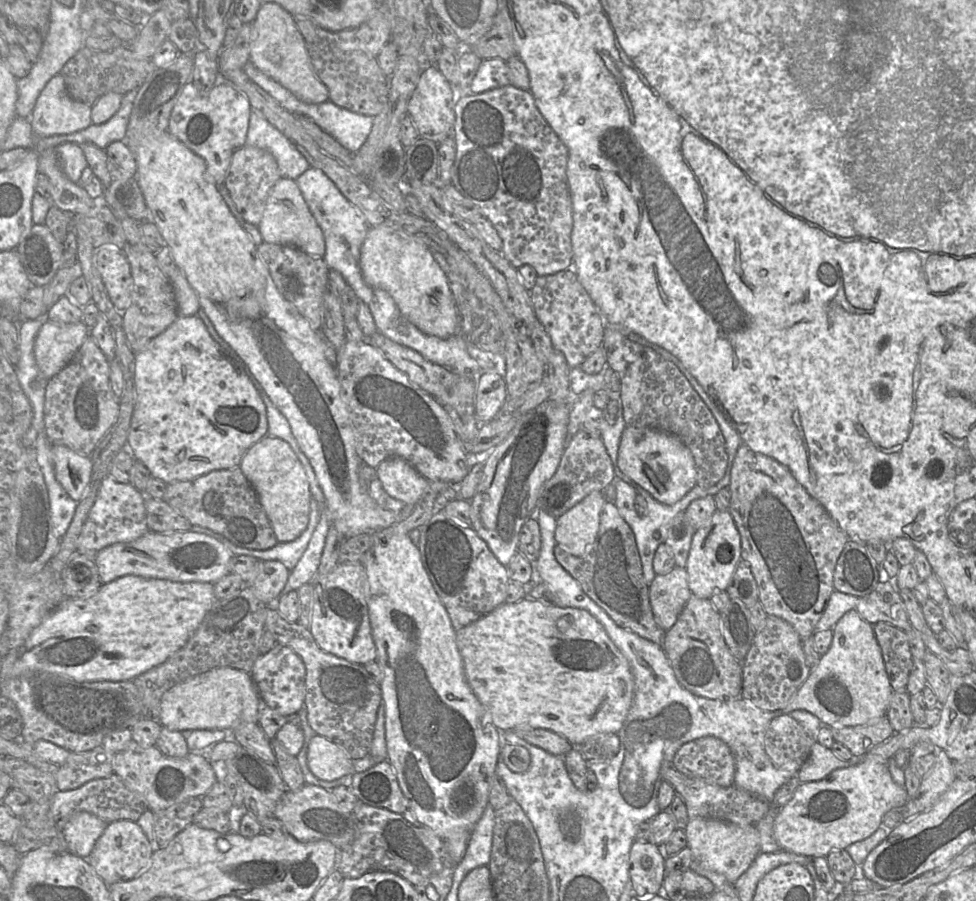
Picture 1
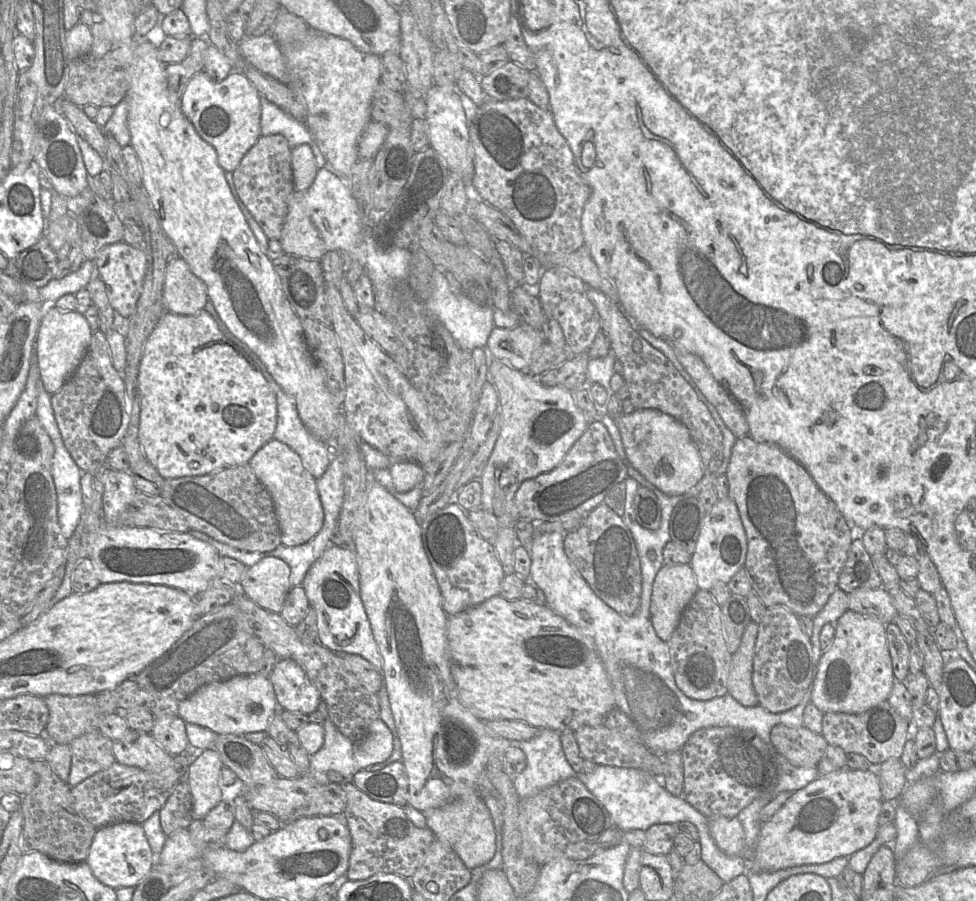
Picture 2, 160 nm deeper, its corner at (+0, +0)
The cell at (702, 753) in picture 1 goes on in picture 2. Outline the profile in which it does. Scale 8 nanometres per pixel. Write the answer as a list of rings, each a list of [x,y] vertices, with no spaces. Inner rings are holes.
[[[708,727],[702,728],[694,732],[680,749],[683,769],[684,769],[684,789],[683,798],[700,813],[707,818],[727,817],[732,818],[738,816],[739,812],[747,807],[756,799],[765,798],[772,799],[774,797],[774,789],[779,781],[779,767],[776,760],[776,751],[773,746],[769,747],[756,733],[750,730],[744,730],[734,727]]]

